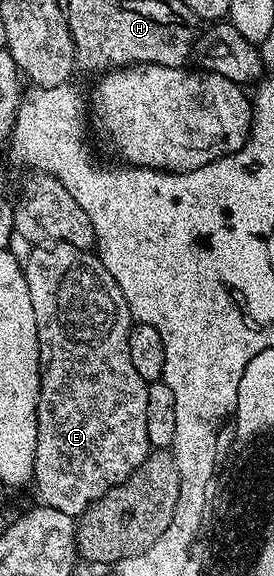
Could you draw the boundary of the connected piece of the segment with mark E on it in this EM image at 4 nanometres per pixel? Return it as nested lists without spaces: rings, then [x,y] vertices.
[[[47,243],[43,246],[33,247],[29,260],[25,262],[24,273],[26,282],[30,286],[30,306],[34,306],[34,318],[38,330],[38,346],[40,347],[40,393],[38,394],[38,406],[36,407],[36,449],[34,450],[34,470],[32,480],[36,484],[36,492],[40,495],[39,503],[45,508],[62,510],[62,514],[79,518],[106,490],[118,486],[130,473],[133,472],[142,461],[148,459],[150,445],[146,434],[146,398],[148,397],[149,381],[134,370],[134,362],[130,362],[130,346],[128,335],[133,326],[133,318],[126,306],[126,298],[122,290],[118,290],[118,282],[102,266],[100,257],[95,251],[70,246],[69,244]]]

